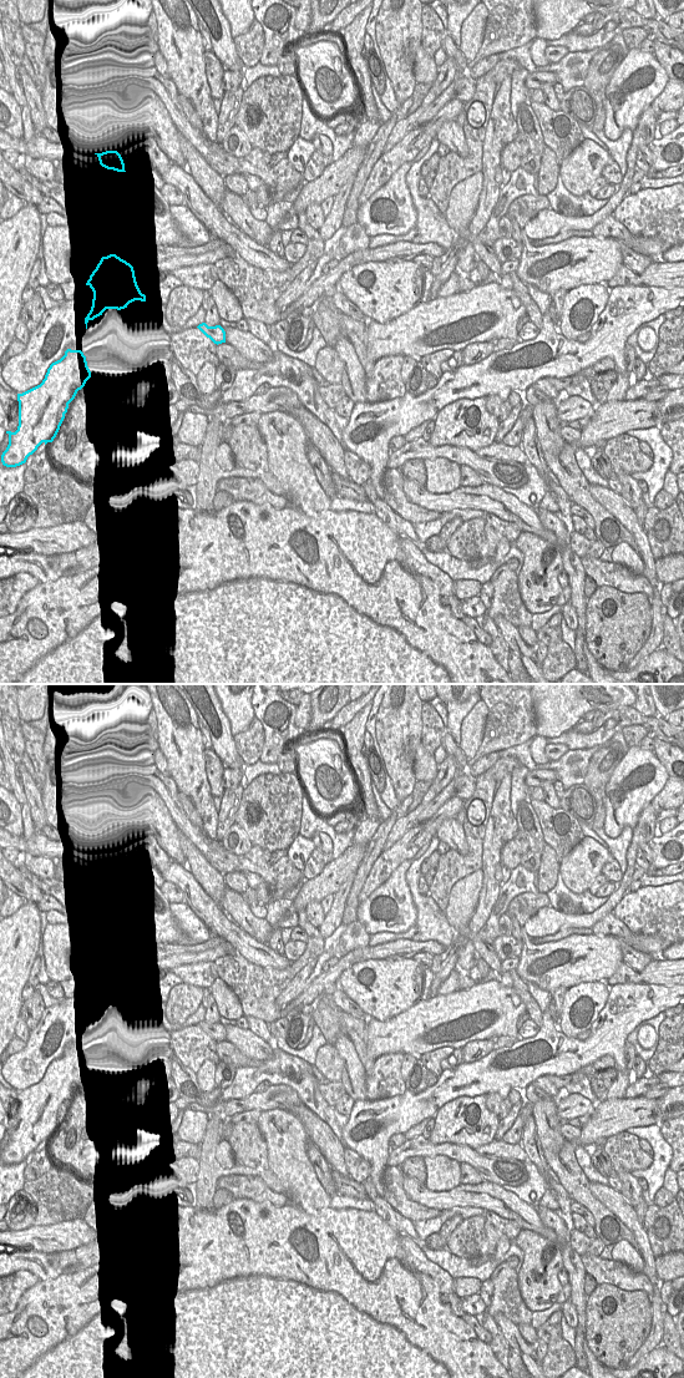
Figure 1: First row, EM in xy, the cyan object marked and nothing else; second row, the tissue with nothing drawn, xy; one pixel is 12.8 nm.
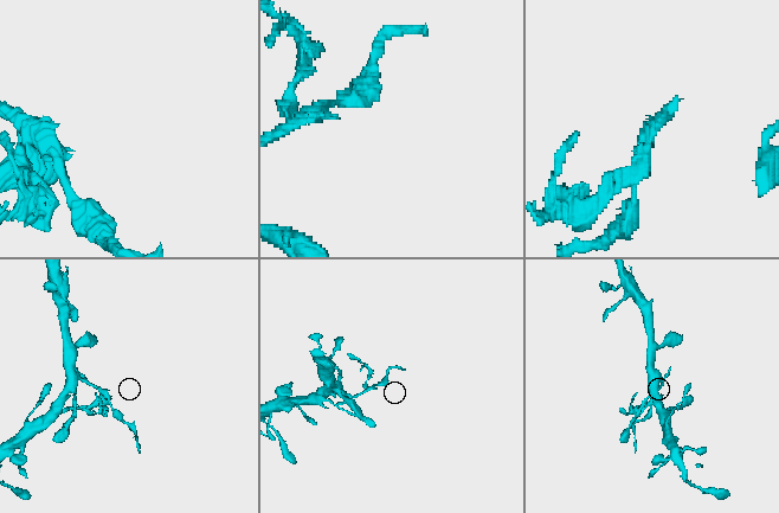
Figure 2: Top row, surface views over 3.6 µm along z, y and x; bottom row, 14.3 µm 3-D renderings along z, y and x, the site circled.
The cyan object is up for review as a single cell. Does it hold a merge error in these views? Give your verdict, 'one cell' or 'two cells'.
two cells

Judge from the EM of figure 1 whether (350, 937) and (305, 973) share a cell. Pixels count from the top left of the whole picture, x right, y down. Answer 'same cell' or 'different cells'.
same cell

